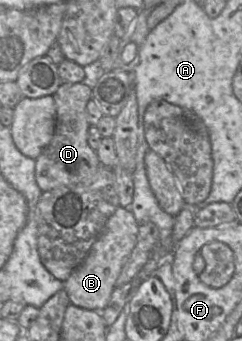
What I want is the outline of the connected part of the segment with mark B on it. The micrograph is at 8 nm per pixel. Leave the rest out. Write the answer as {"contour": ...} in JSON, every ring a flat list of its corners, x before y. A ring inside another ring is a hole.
{"contour":[[118,206,107,220,85,259,63,282,63,288,69,296,70,304,88,310,102,311,109,303,122,267,138,240,139,224,133,213,130,208]]}

